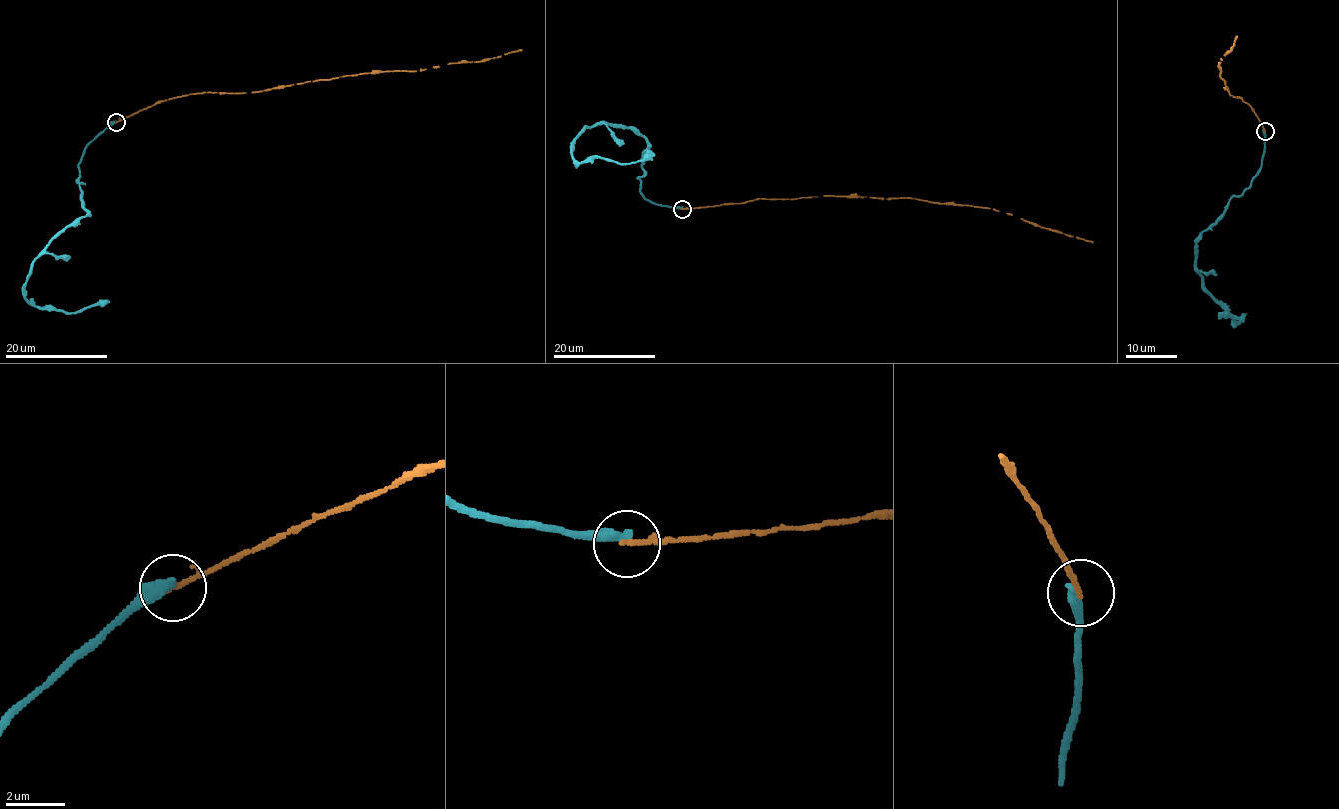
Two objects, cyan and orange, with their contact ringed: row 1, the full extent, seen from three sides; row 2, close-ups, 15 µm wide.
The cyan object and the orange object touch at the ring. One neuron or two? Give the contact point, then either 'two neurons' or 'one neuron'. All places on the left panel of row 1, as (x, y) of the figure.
(116, 122) | two neurons

